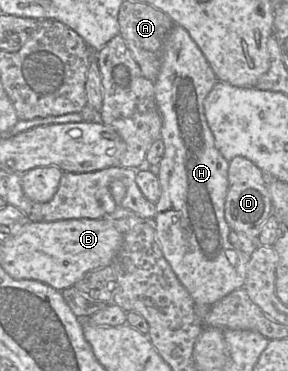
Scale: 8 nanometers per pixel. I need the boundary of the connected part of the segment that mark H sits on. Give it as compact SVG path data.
M175 24L165 40L160 71L154 82L155 100L162 117L160 138L165 151L159 163L161 195L155 203L156 214L152 223L164 258L196 306L212 306L232 291L243 288L250 259L250 255L232 245L228 238L231 228L225 219L224 206L229 162L216 148L204 113L203 102L217 81L188 31Z

